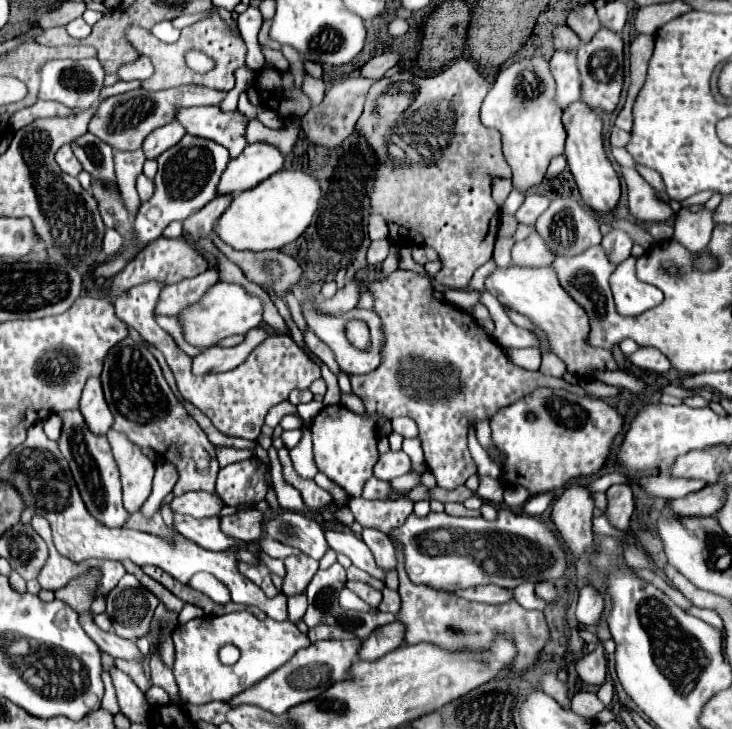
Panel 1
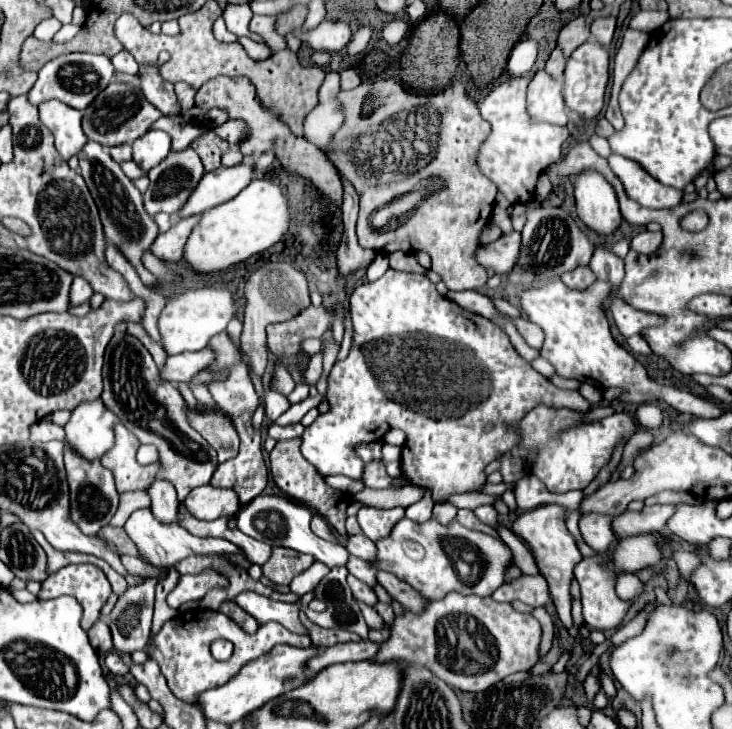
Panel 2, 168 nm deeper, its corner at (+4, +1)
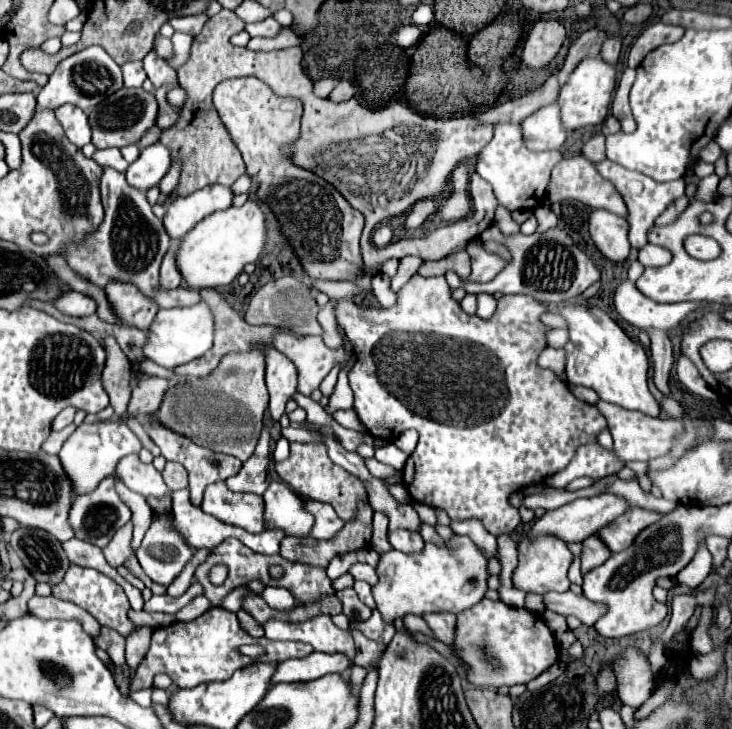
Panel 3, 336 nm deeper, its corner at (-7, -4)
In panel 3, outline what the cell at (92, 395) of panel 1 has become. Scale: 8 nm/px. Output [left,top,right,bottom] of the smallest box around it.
[59,418,141,496]

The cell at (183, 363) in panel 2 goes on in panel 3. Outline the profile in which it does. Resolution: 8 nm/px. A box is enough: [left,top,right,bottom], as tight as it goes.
[127,376,171,418]

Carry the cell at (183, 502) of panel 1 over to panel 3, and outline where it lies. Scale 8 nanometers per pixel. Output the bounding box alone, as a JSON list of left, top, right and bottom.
[201,482,263,532]

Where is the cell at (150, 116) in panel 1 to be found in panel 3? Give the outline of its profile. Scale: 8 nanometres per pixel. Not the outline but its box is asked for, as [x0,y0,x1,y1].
[89,88,157,148]

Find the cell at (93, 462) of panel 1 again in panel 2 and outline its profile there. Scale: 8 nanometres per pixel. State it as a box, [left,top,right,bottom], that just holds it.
[64,449,118,535]

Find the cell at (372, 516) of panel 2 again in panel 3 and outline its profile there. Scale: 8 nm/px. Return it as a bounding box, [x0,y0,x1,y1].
[387,530,423,552]

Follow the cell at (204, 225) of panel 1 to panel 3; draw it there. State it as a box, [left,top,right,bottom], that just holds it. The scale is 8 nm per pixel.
[161,240,183,288]

